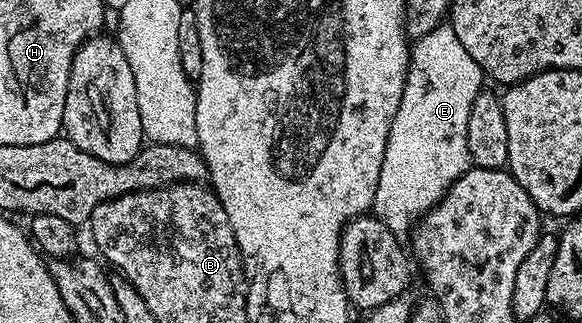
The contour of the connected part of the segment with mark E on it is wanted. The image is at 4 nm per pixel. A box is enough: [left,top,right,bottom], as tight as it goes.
[372,24,484,236]

